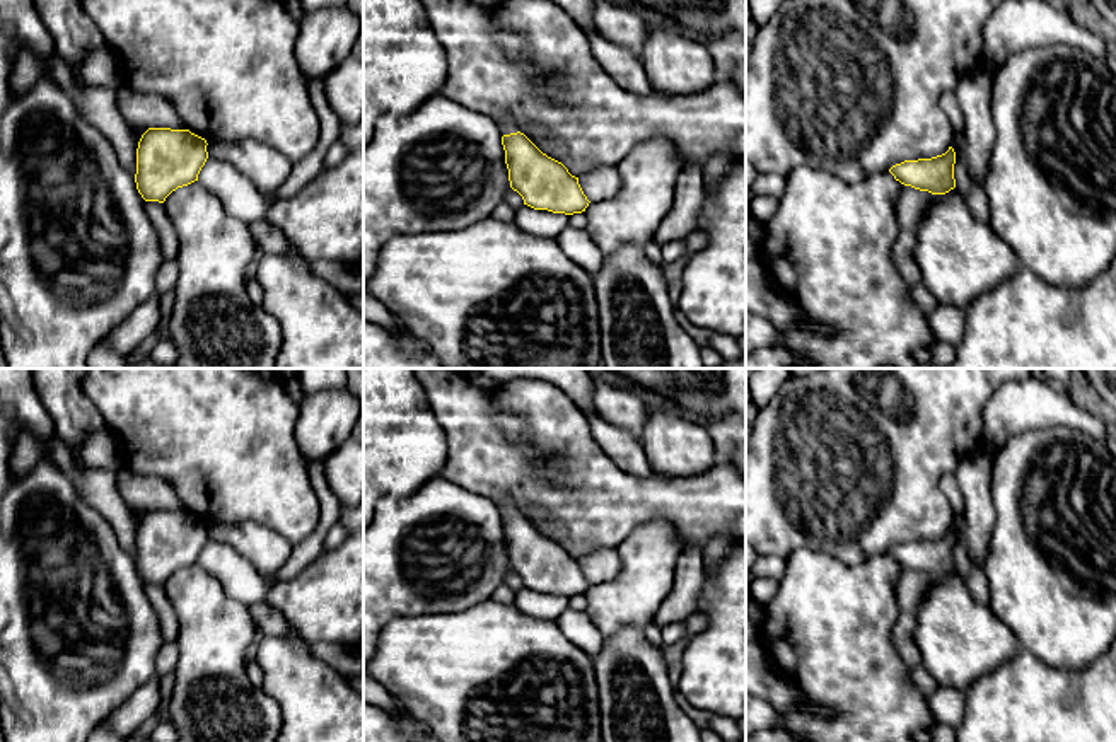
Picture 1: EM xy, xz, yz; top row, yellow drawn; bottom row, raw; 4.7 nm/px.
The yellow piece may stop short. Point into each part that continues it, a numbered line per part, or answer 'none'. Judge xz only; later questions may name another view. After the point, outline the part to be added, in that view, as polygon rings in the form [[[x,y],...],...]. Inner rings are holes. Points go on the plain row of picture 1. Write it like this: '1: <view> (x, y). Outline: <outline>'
1: xz (505, 509). Outline: [[[507,500],[497,503],[497,507],[498,507],[498,512],[500,512],[502,519],[519,513],[517,508],[510,501],[507,501]]]

